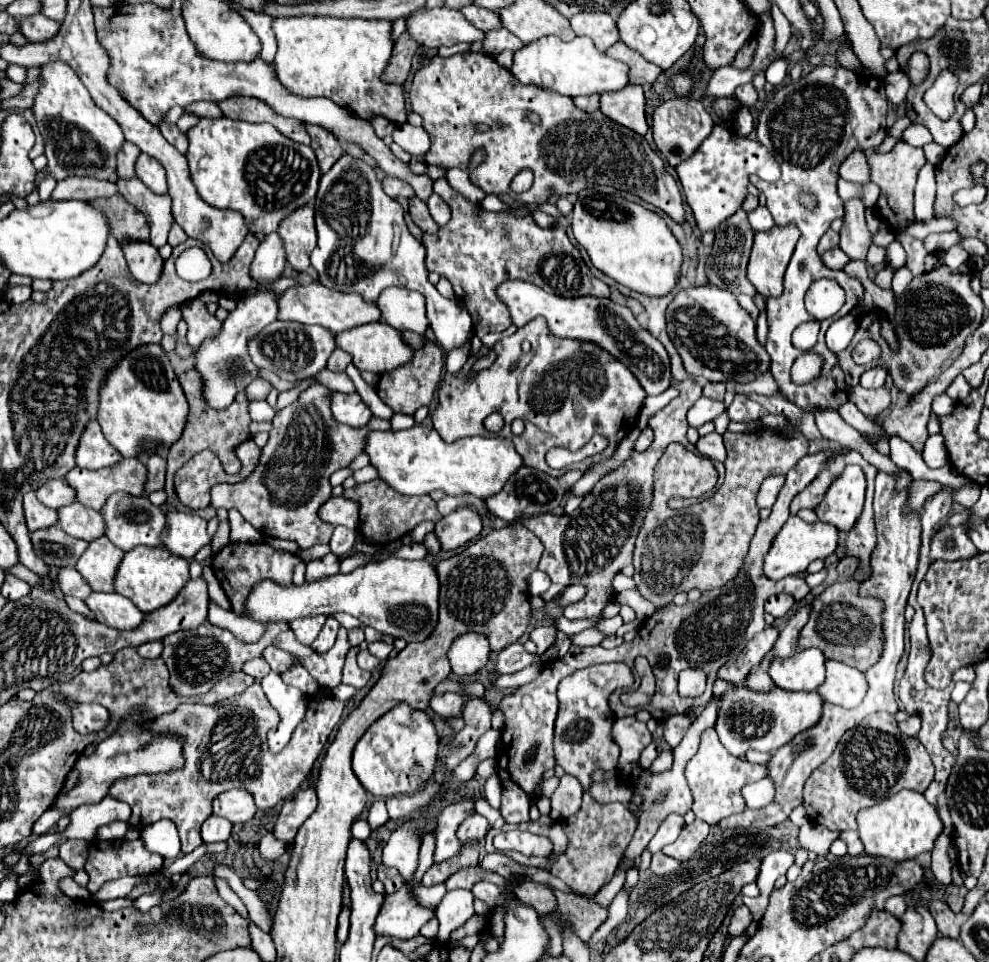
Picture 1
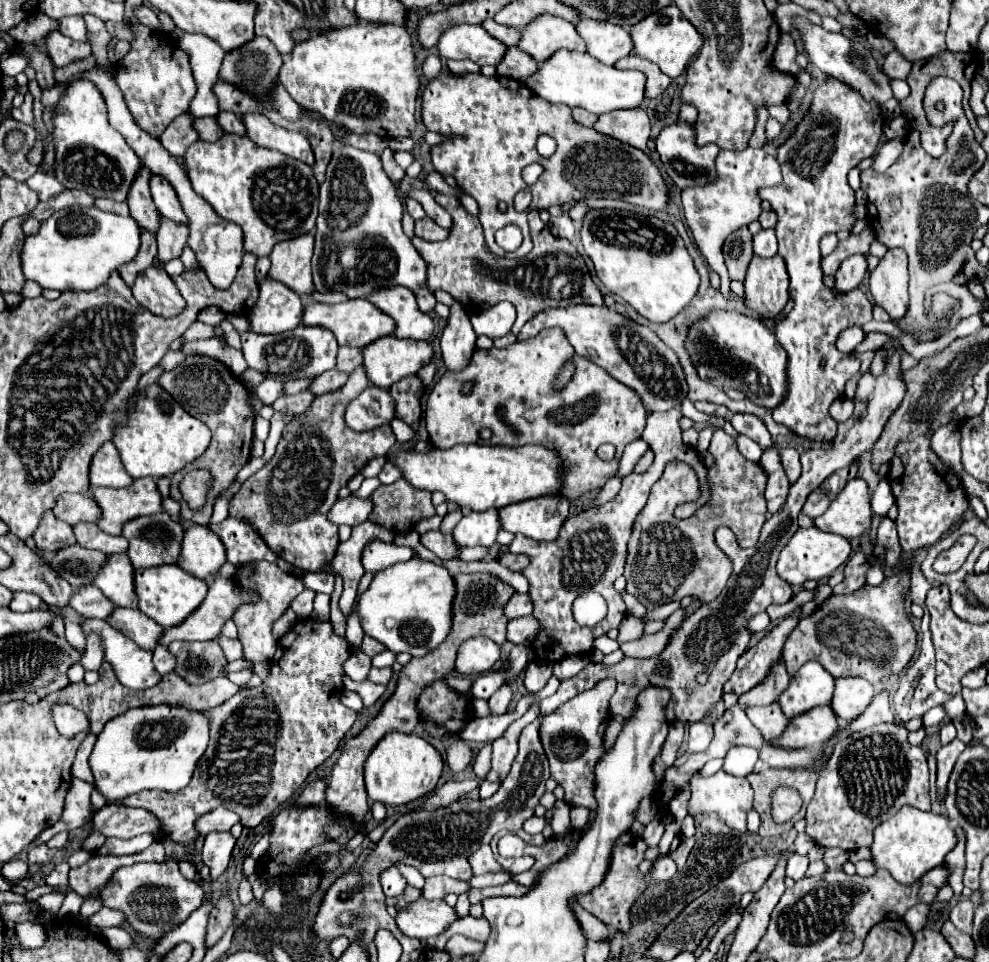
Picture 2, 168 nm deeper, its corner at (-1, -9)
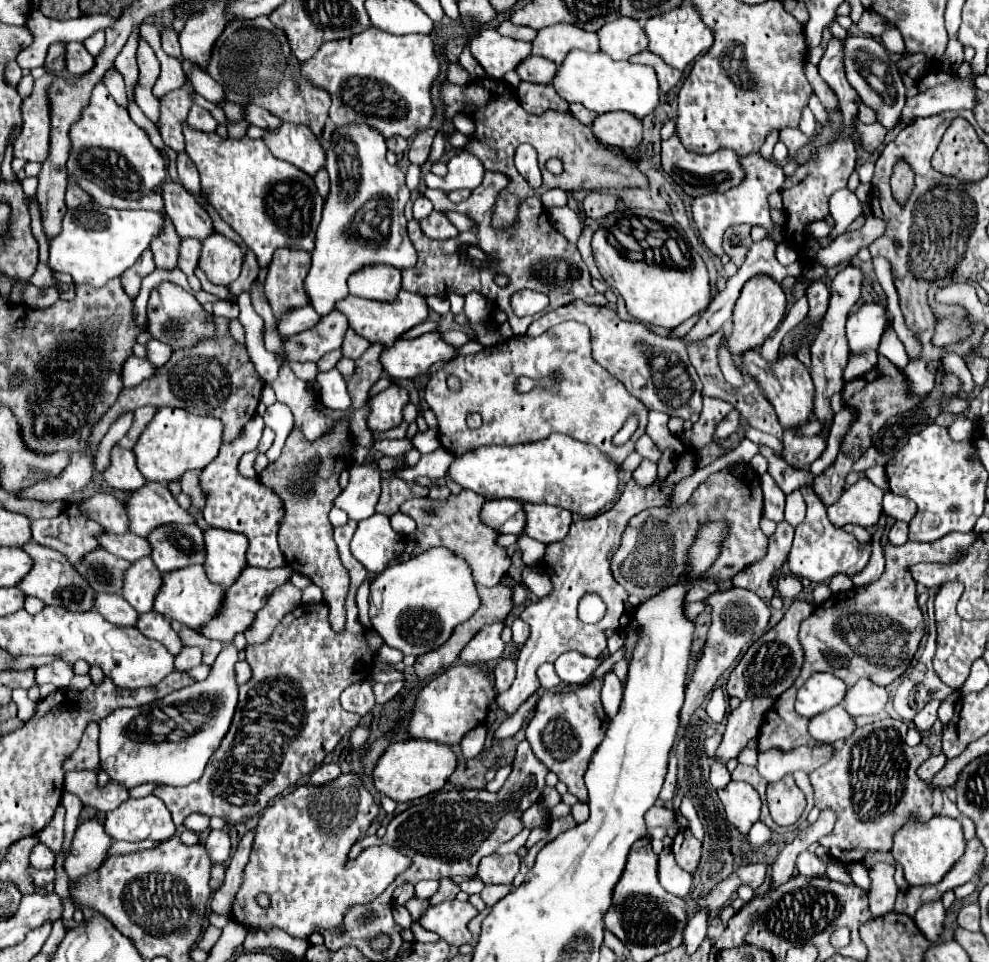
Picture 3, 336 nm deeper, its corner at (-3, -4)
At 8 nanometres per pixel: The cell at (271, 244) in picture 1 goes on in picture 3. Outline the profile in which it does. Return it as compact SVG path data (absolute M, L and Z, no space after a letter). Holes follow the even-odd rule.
M306 305L306 307L298 307L294 311L284 311L276 319L276 329L280 335L294 335L304 329L310 329L312 325L318 323L318 319L320 319L320 315L314 311L314 307Z

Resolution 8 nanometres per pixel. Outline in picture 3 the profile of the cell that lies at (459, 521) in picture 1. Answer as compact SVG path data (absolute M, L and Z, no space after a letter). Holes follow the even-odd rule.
M496 499L482 505L482 523L494 527L498 533L522 533L524 531L524 511L522 501L516 499Z

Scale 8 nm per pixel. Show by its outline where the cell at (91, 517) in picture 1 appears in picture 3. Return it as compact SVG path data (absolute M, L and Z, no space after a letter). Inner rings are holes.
M100 533L100 535L96 535L96 539L98 539L100 547L104 547L112 555L122 557L126 561L134 561L134 559L142 559L142 557L150 555L148 541L144 537L134 535L134 533L126 533L126 535Z

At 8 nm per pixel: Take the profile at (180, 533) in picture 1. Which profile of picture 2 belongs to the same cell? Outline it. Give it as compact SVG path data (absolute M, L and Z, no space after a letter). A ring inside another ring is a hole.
M192 526L186 530L178 564L188 574L210 580L226 562L226 548L208 526Z

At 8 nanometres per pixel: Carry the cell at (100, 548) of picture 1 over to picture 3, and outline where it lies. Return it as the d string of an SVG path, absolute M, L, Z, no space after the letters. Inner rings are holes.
M138 559L126 569L122 597L138 611L148 613L154 605L156 591L162 585L162 573L154 567L152 559Z

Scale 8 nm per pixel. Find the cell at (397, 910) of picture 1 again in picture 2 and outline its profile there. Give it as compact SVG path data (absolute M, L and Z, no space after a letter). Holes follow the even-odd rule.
M420 898L416 904L410 904L410 908L398 912L396 924L406 936L426 940L444 934L446 928L458 918L460 916L456 914L456 910L444 900L428 902Z

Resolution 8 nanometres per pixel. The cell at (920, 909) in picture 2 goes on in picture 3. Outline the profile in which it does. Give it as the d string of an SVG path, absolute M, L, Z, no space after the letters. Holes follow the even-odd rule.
M942 901L924 903L916 911L914 921L916 921L918 929L926 935L926 939L936 941L938 935L940 935L940 931L942 931L942 925L944 925L944 907L942 907Z

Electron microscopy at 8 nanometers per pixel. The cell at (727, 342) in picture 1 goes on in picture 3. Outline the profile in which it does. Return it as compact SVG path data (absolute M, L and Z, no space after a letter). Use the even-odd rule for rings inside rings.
M746 351L746 355L740 357L738 369L746 375L750 375L760 391L766 395L766 399L776 409L776 415L782 423L782 427L796 427L808 421L808 417L814 413L814 385L810 371L792 355L778 355L776 361L766 361L758 351Z

